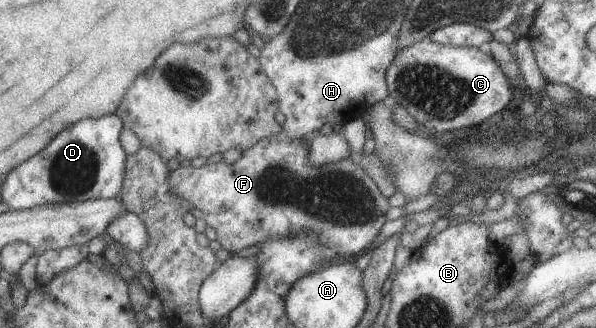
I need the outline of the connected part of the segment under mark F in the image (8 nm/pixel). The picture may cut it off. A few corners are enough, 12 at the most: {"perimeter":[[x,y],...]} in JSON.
{"perimeter":[[280,131],[168,173],[226,252],[314,232],[338,257],[387,198],[350,158]]}

